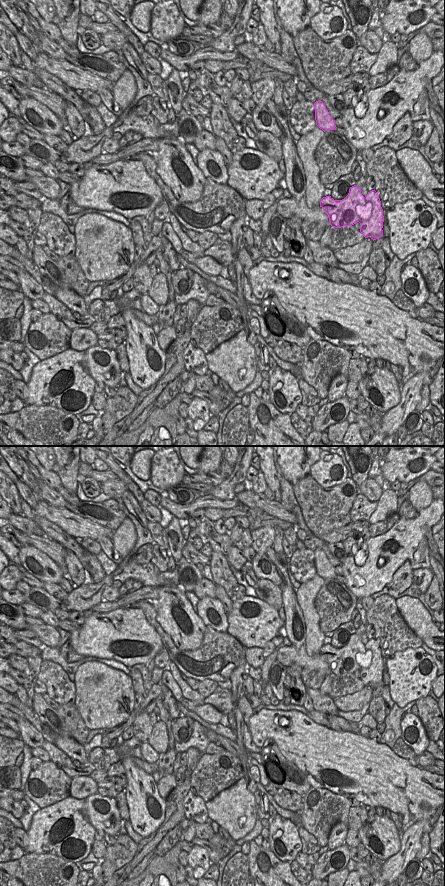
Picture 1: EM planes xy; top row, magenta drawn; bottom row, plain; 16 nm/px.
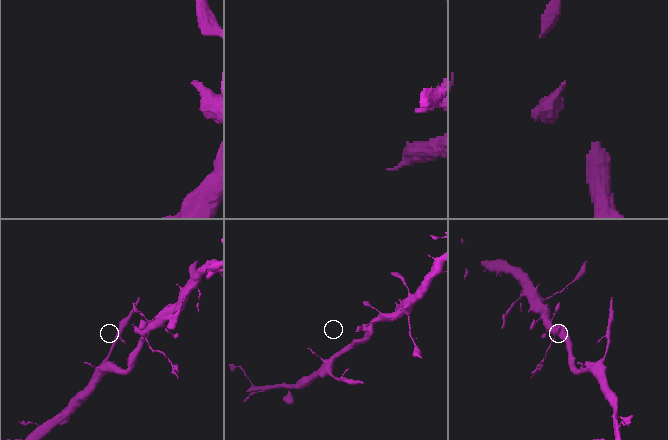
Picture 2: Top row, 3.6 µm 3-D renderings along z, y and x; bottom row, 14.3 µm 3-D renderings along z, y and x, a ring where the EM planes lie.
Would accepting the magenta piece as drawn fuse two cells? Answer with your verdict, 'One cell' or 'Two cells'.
Two cells

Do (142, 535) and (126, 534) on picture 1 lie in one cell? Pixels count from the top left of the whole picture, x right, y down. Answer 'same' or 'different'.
different

